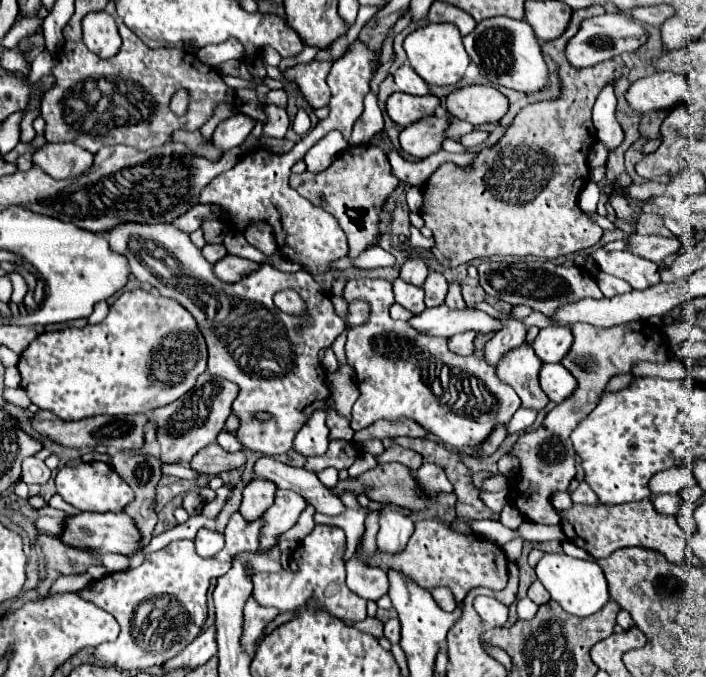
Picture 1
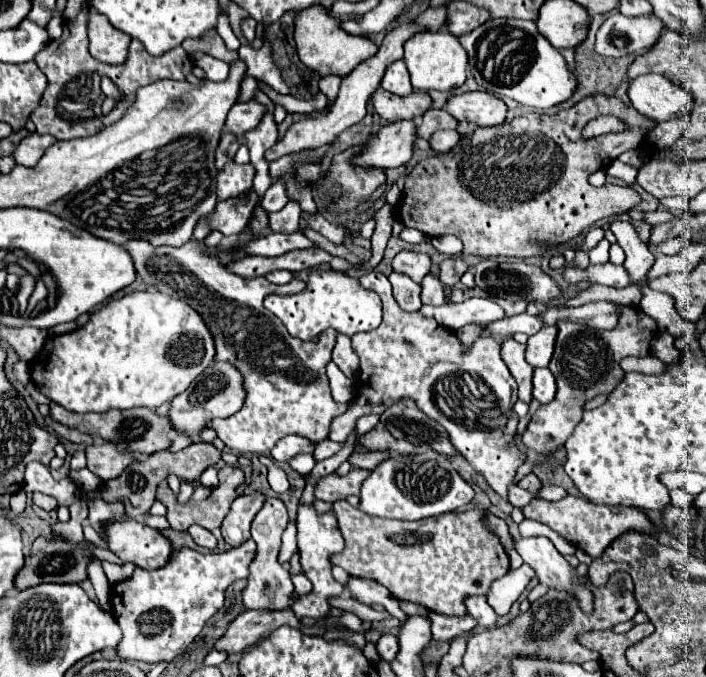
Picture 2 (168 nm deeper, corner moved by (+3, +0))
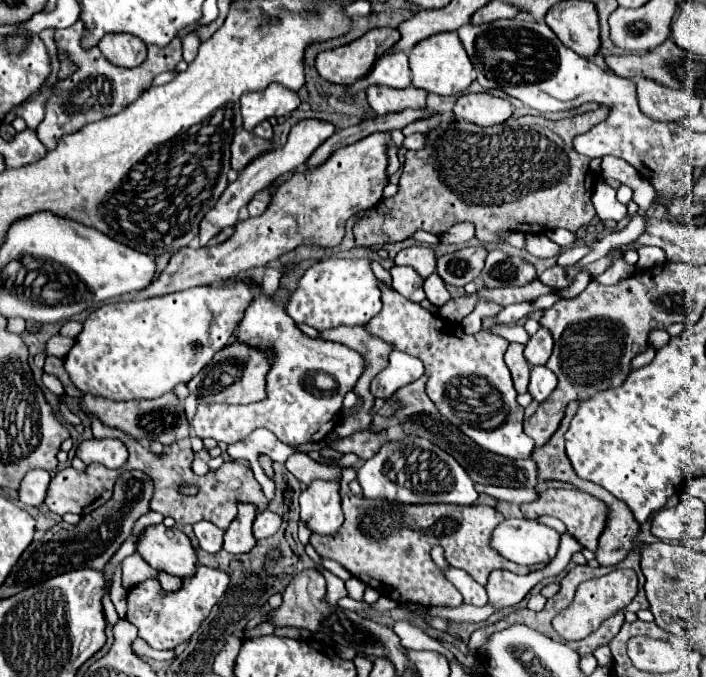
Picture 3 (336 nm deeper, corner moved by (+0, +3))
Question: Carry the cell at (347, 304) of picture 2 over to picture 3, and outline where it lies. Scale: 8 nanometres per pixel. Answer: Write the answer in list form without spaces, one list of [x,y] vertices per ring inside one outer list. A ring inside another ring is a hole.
[[[324,259],[314,263],[302,279],[288,303],[288,315],[298,323],[306,323],[314,329],[332,329],[340,325],[366,325],[380,313],[382,301],[376,287],[378,279],[370,269],[368,259]]]

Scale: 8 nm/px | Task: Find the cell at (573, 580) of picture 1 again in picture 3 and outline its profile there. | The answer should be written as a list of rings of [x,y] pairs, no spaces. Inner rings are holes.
[[[504,519],[492,537],[496,551],[520,565],[550,563],[558,543],[558,531],[530,519]]]

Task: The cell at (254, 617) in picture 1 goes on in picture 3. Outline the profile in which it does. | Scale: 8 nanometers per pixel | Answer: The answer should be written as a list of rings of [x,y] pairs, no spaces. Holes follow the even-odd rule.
[[[270,509],[262,511],[256,515],[256,521],[254,521],[254,537],[270,537],[274,535],[282,525],[282,517]]]

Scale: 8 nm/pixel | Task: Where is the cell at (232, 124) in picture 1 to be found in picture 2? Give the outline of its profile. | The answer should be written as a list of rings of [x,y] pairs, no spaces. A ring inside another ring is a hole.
[[[255,98],[249,102],[237,102],[227,114],[227,128],[233,134],[243,136],[245,132],[253,130],[261,122],[265,112],[267,112],[267,108],[263,104],[259,104]]]

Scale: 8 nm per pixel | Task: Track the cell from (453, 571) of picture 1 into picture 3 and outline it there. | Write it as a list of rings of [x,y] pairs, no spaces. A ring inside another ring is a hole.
[[[344,497],[342,499],[342,511],[344,511],[344,525],[340,535],[336,537],[320,537],[312,535],[310,545],[316,549],[316,553],[322,559],[332,559],[346,567],[354,577],[364,581],[368,587],[376,589],[380,595],[394,599],[396,603],[416,603],[424,607],[460,607],[462,595],[458,589],[444,577],[444,573],[432,563],[430,549],[434,545],[440,545],[444,549],[444,555],[452,567],[468,571],[468,575],[474,577],[480,585],[486,585],[486,579],[490,571],[494,569],[508,569],[514,573],[526,573],[528,567],[516,565],[508,559],[504,559],[492,545],[492,531],[504,521],[502,513],[498,513],[494,507],[488,505],[402,505],[402,503],[384,503],[382,499],[364,499],[364,497]]]

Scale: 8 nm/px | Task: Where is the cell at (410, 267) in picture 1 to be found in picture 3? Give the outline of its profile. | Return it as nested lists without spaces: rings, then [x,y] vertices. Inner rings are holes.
[[[420,245],[406,247],[406,249],[398,251],[394,263],[396,265],[408,265],[408,267],[416,269],[420,277],[428,277],[428,275],[432,275],[436,271],[434,251],[430,247],[420,247]]]

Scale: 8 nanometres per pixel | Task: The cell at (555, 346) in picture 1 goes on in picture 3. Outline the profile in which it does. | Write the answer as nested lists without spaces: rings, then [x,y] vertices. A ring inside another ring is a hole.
[[[540,327],[532,337],[530,341],[526,343],[526,349],[524,349],[524,357],[530,365],[546,365],[546,361],[550,359],[552,355],[552,333],[548,333],[546,327]]]

